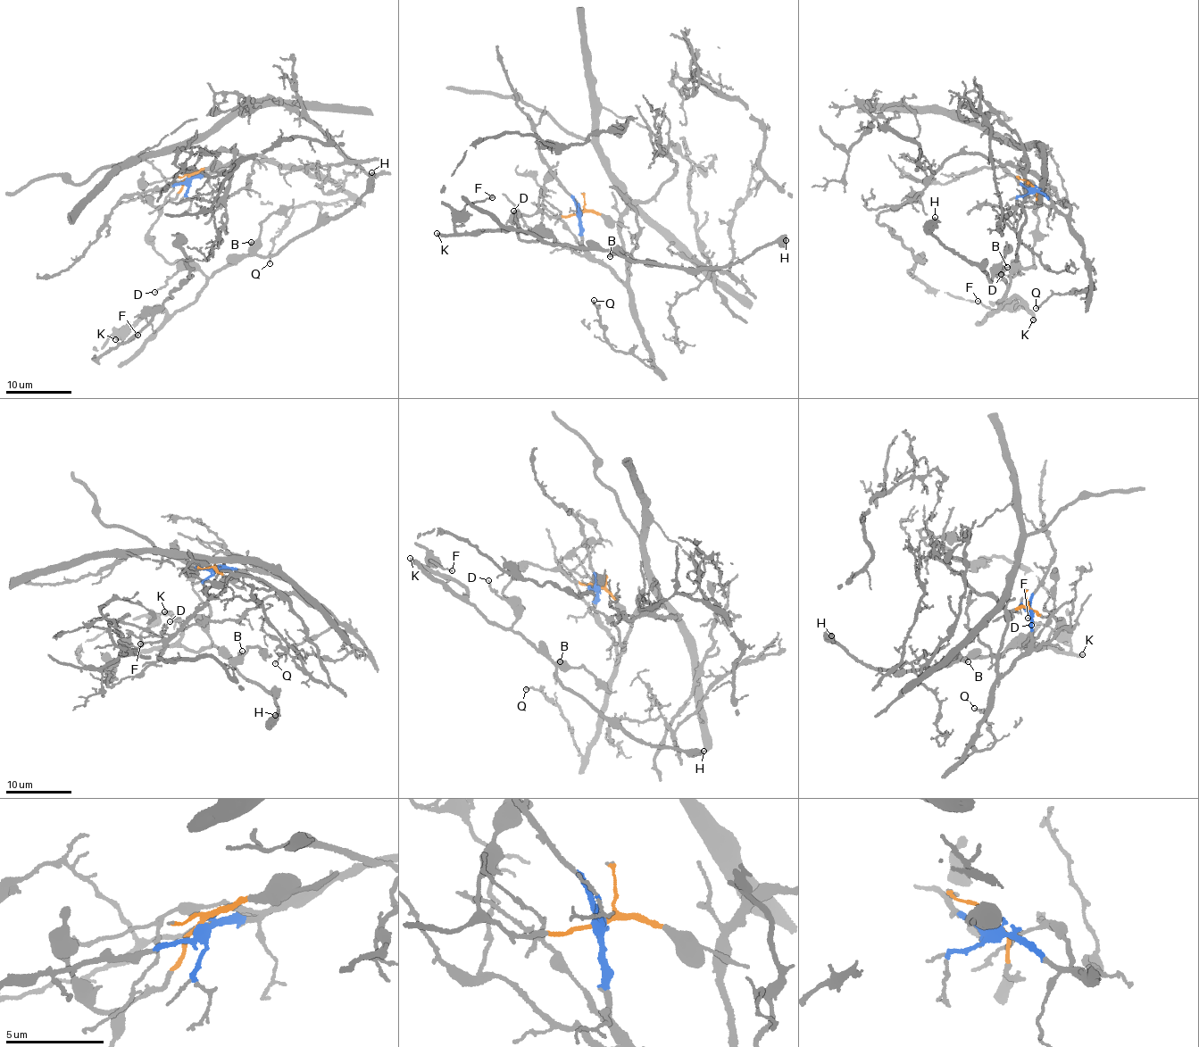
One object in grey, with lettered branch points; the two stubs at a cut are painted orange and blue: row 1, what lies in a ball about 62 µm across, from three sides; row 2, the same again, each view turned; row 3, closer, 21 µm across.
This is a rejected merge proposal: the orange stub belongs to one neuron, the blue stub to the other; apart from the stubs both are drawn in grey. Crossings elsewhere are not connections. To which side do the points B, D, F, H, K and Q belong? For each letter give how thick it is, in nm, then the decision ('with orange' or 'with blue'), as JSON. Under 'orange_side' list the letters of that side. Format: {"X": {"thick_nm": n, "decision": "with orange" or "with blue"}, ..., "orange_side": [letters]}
{"B": {"thick_nm": 240, "decision": "with orange"}, "D": {"thick_nm": 90, "decision": "with orange"}, "F": {"thick_nm": 140, "decision": "with orange"}, "H": {"thick_nm": 420, "decision": "with orange"}, "K": {"thick_nm": 280, "decision": "with orange"}, "Q": {"thick_nm": 170, "decision": "with blue"}, "orange_side": ["B", "D", "F", "H", "K"]}

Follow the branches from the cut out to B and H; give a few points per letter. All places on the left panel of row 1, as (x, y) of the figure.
B: (187, 177), (148, 234), (158, 255), (211, 278), (251, 253), (251, 241)
H: (187, 177), (148, 235), (158, 255), (211, 278), (249, 255), (274, 255), (350, 208), (367, 191), (371, 171)

